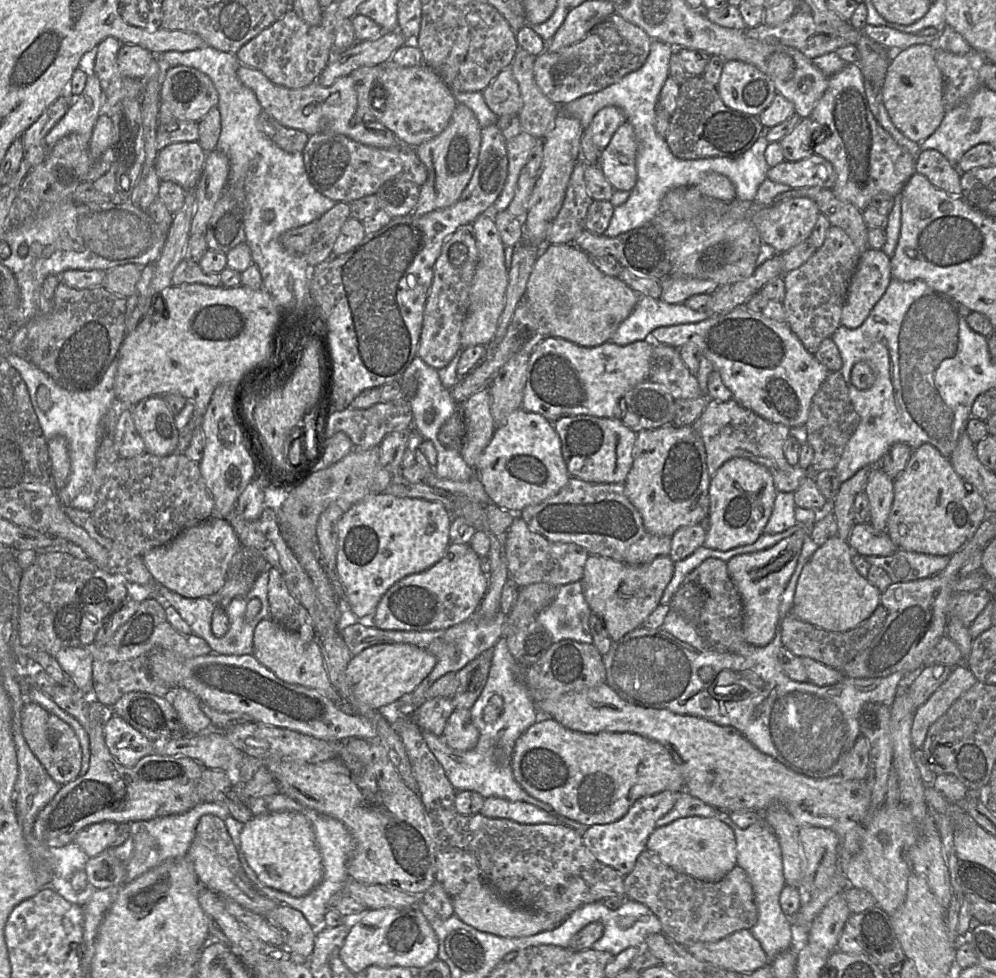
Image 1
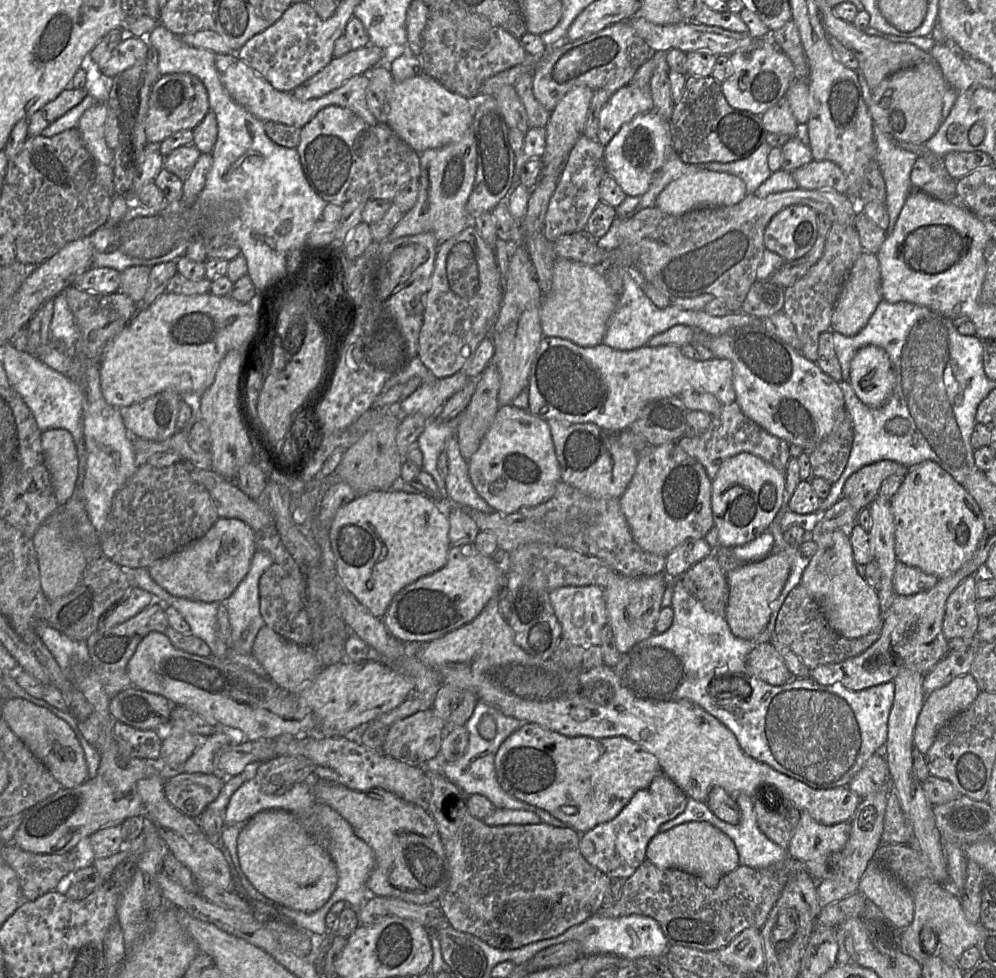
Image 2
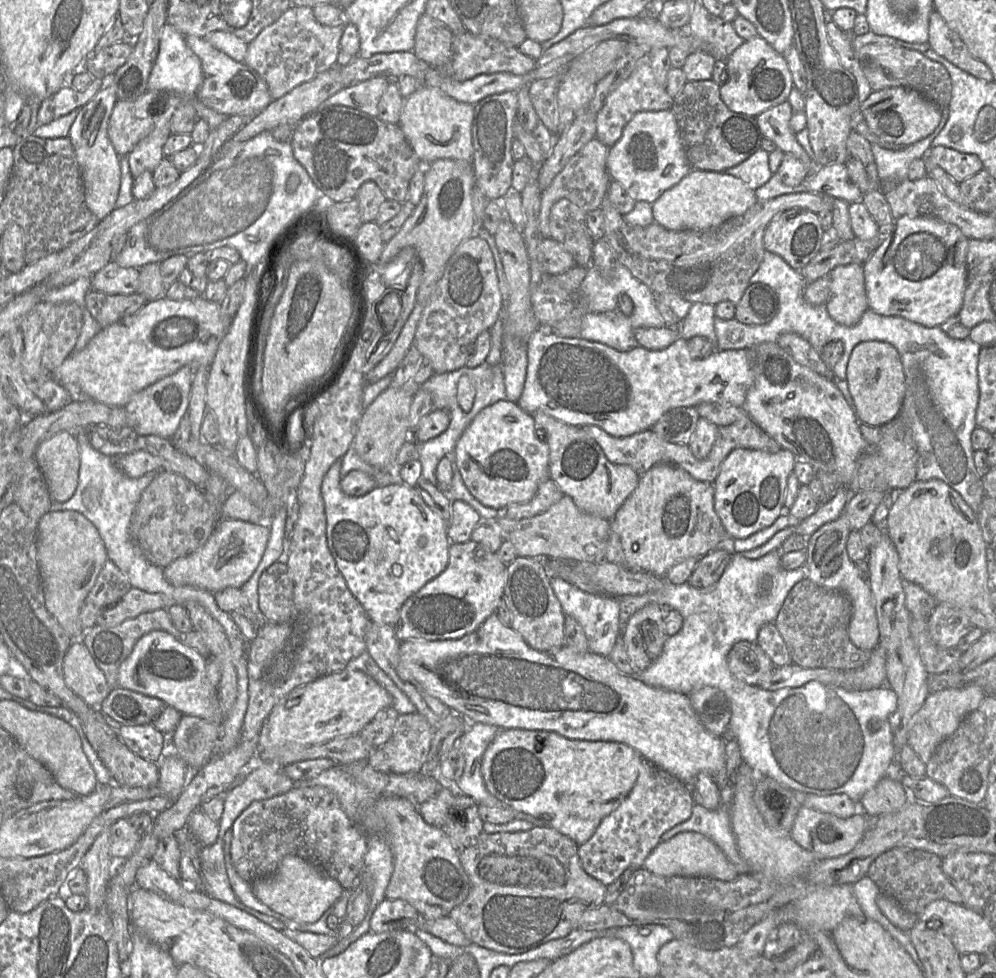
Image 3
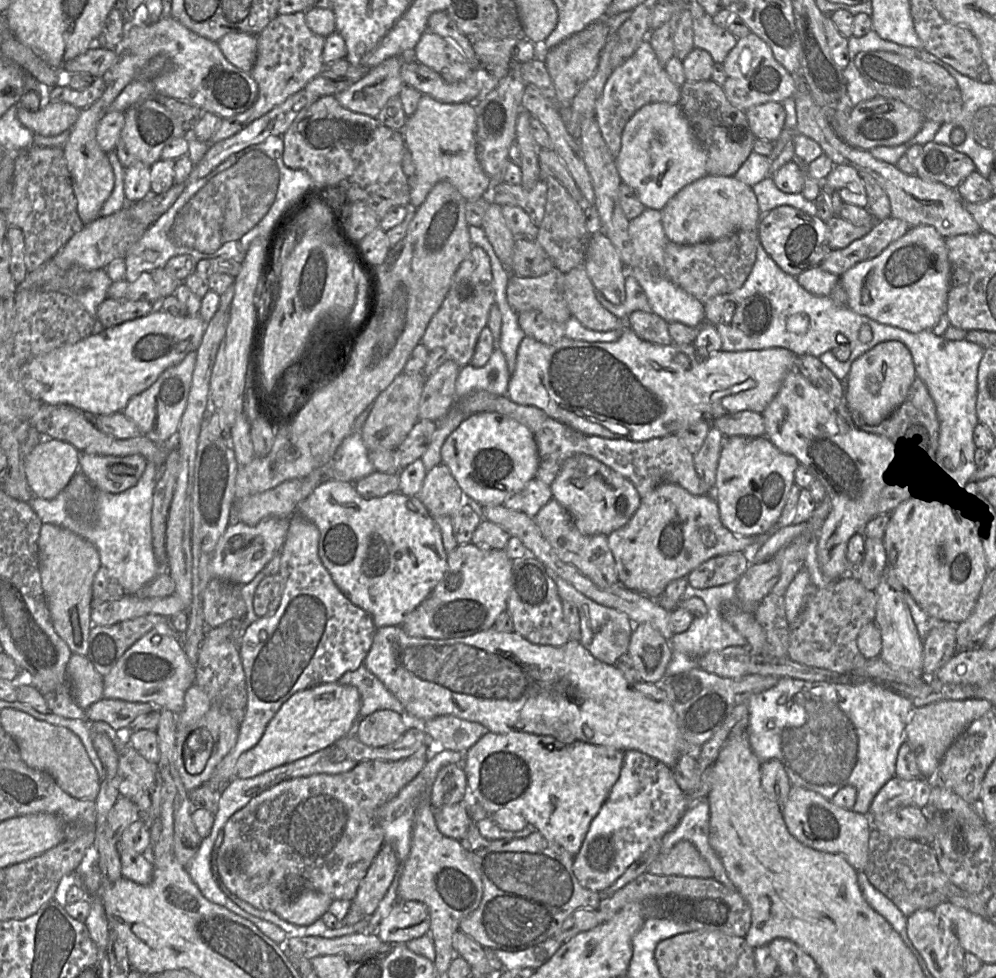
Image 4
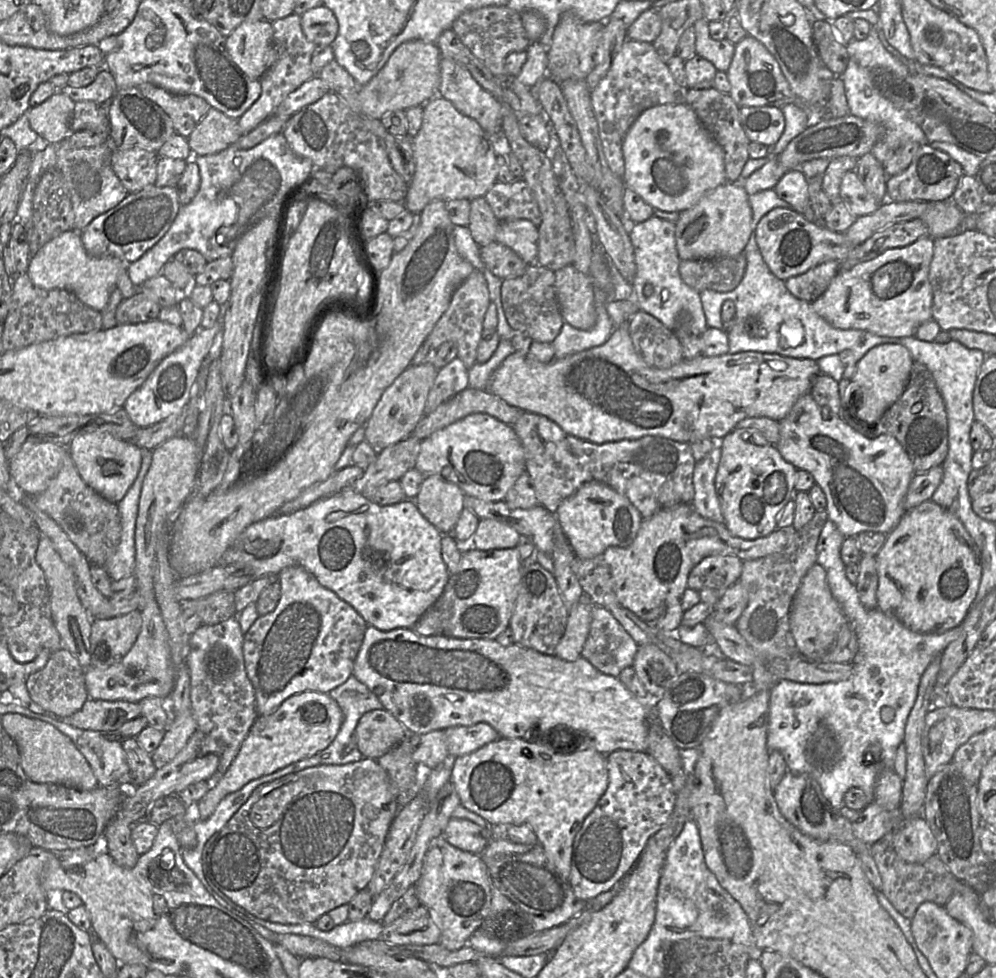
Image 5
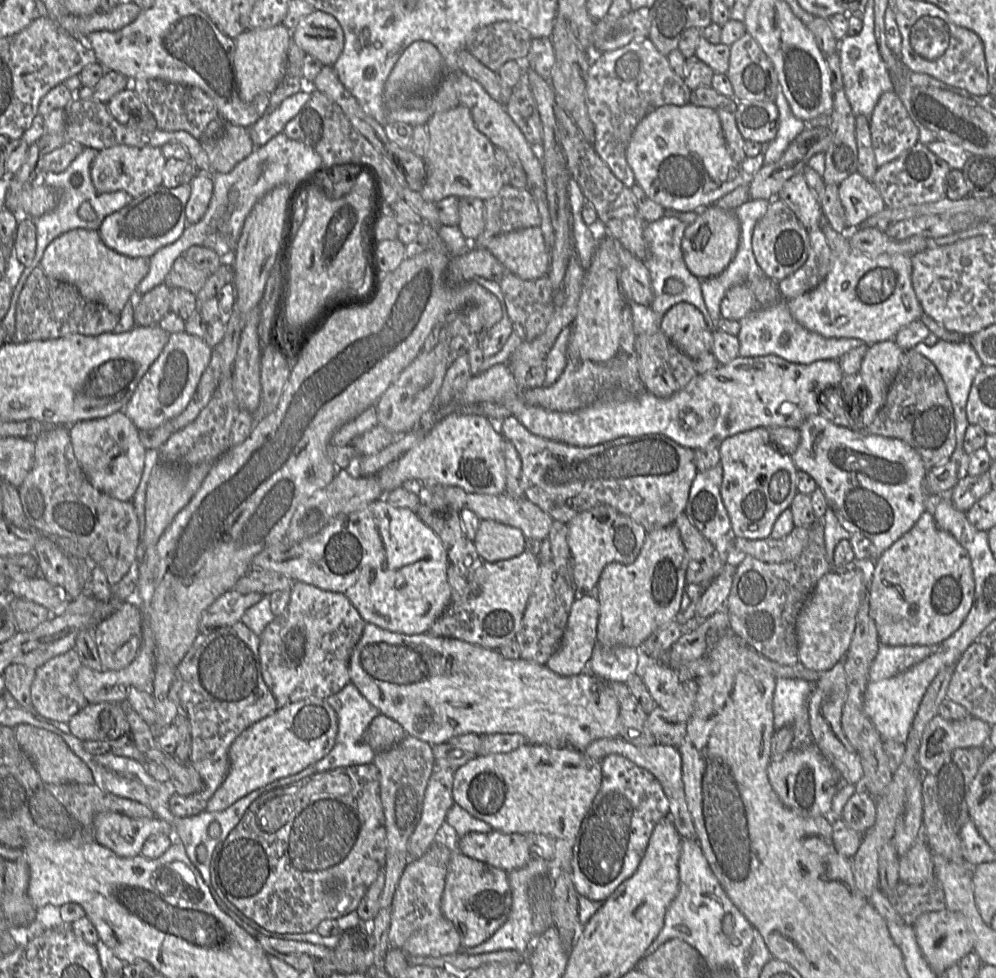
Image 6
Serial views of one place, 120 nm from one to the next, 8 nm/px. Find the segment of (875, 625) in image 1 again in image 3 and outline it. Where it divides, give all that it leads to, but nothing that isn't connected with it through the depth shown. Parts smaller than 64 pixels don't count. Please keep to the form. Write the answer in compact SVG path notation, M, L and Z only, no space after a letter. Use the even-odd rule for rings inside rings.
M804 578L791 589L773 624L786 644L792 664L804 668L851 670L863 667L869 661L872 652L857 648L850 641L848 626L851 615L852 604L844 593L823 588L808 578Z

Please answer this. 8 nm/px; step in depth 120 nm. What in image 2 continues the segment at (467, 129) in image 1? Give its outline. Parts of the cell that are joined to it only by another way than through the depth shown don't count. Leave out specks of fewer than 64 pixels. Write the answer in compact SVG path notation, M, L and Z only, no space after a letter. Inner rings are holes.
M470 128L457 142L437 149L427 149L419 154L420 176L418 179L419 194L417 201L411 210L404 213L402 219L394 227L386 240L431 232L439 244L456 236L467 226L472 226L472 218L467 214L466 203L472 191L476 174L476 146L473 131Z

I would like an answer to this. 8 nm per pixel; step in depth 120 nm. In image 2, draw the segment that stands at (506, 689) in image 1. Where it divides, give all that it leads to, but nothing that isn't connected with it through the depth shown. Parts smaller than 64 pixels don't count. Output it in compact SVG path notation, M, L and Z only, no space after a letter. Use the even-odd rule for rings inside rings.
M478 701L471 717L464 725L469 735L467 750L465 754L455 762L443 761L442 763L443 775L453 784L459 787L462 791L464 791L464 793L466 793L468 796L472 794L479 794L485 796L496 807L496 809L500 808L509 810L529 811L536 814L541 819L541 823L548 824L553 827L569 828L564 822L556 819L547 811L511 797L502 790L497 781L494 764L495 755L500 745L512 733L517 731L524 724L527 723L506 716L497 708L488 705L482 701ZM485 715L492 716L496 723L495 737L490 740L484 739L478 731L478 724L481 718Z

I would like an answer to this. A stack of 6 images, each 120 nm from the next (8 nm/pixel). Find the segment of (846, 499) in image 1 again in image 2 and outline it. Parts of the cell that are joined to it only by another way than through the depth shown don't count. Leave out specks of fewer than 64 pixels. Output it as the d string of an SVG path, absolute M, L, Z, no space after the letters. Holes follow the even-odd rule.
M882 460L854 472L843 487L842 497L859 512L877 497L882 482L891 475L905 477L909 468L891 460Z

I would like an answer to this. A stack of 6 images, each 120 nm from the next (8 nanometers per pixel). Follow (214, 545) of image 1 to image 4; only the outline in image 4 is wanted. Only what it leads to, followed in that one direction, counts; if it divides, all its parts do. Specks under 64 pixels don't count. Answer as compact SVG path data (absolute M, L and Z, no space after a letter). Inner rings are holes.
M266 517L254 526L241 521L230 522L219 538L211 562L213 578L245 585L249 583L282 549L290 517Z

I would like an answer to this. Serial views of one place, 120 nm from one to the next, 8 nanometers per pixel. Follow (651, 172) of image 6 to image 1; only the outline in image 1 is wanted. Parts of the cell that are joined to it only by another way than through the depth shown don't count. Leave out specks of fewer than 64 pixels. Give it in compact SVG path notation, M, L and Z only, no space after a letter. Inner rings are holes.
M622 124L601 152L600 169L615 191L630 192L637 182L638 143L632 126Z

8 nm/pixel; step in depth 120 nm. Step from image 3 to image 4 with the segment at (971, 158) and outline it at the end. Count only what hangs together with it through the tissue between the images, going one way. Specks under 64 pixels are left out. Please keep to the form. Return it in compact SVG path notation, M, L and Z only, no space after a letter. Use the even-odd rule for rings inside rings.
M933 141L922 146L915 160L915 175L925 181L942 183L956 189L964 179L976 171L970 157Z

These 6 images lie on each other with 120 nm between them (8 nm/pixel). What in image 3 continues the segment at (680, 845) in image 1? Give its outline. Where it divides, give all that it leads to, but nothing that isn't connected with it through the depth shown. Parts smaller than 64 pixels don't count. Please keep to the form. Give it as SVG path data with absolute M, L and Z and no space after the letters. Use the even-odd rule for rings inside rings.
M692 831L680 832L667 841L661 841L647 856L643 867L655 875L665 877L705 877L732 881L738 876L734 866L714 842Z

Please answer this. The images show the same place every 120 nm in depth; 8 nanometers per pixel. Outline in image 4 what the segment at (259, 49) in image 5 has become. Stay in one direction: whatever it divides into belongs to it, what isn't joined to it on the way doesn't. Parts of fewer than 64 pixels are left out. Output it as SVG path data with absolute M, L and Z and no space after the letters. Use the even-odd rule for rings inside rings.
M231 32L223 36L217 43L229 62L250 73L256 60L257 36L245 32Z

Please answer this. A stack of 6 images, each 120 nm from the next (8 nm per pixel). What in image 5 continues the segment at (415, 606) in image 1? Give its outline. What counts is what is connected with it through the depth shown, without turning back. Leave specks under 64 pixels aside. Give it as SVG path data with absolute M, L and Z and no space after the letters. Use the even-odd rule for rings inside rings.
M474 547L461 554L455 573L450 574L443 593L411 628L421 636L442 635L458 639L495 640L509 627L515 601L520 589L522 558L517 547L482 551Z

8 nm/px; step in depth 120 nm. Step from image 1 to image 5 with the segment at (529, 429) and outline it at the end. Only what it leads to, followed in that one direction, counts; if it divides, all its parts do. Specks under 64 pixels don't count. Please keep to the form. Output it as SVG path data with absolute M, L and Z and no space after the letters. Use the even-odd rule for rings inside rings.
M473 413L422 440L414 468L424 476L440 475L445 480L456 484L465 495L487 502L498 502L505 499L516 480L525 472L525 454L512 425L485 413Z

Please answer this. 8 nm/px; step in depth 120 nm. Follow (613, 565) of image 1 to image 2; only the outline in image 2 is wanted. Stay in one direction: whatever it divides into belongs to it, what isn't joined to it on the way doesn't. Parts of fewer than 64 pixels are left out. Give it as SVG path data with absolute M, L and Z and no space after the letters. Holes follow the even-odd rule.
M615 574L603 588L608 624L614 632L616 646L621 654L656 633L655 624L662 608L666 587L665 574L635 578Z

